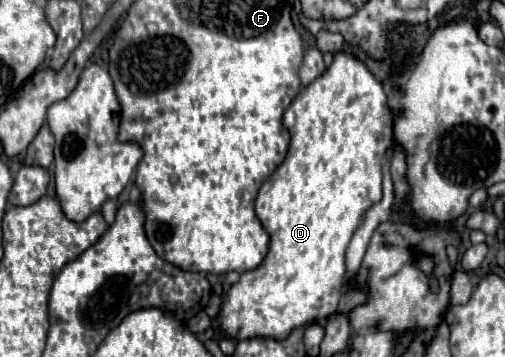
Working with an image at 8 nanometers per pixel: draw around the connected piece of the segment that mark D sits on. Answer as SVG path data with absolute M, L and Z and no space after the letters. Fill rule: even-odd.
M338 51L334 55L334 61L330 67L326 67L324 75L316 77L310 85L306 85L296 97L294 101L290 103L290 107L284 111L284 125L286 129L290 131L290 149L288 149L288 155L284 159L284 163L264 181L264 185L260 187L258 191L258 197L256 197L256 215L258 219L262 221L264 229L268 231L270 235L270 251L266 255L266 259L262 261L260 267L252 269L252 271L246 271L242 273L240 281L236 285L232 285L230 289L224 294L220 312L218 314L219 327L225 333L228 333L230 337L234 339L248 339L248 337L256 337L256 335L270 335L274 339L284 339L290 335L292 329L300 327L300 325L306 325L306 323L312 323L314 319L318 317L328 317L336 311L338 307L338 301L340 301L340 285L342 285L342 277L344 277L344 261L346 261L346 249L348 249L348 243L354 235L354 231L358 229L360 225L360 219L364 215L364 211L374 205L376 201L380 201L382 197L382 180L383 163L386 162L386 151L390 147L390 141L392 141L392 117L390 117L390 111L388 111L388 103L386 103L386 93L382 89L382 83L372 75L372 71L352 53L348 51Z

